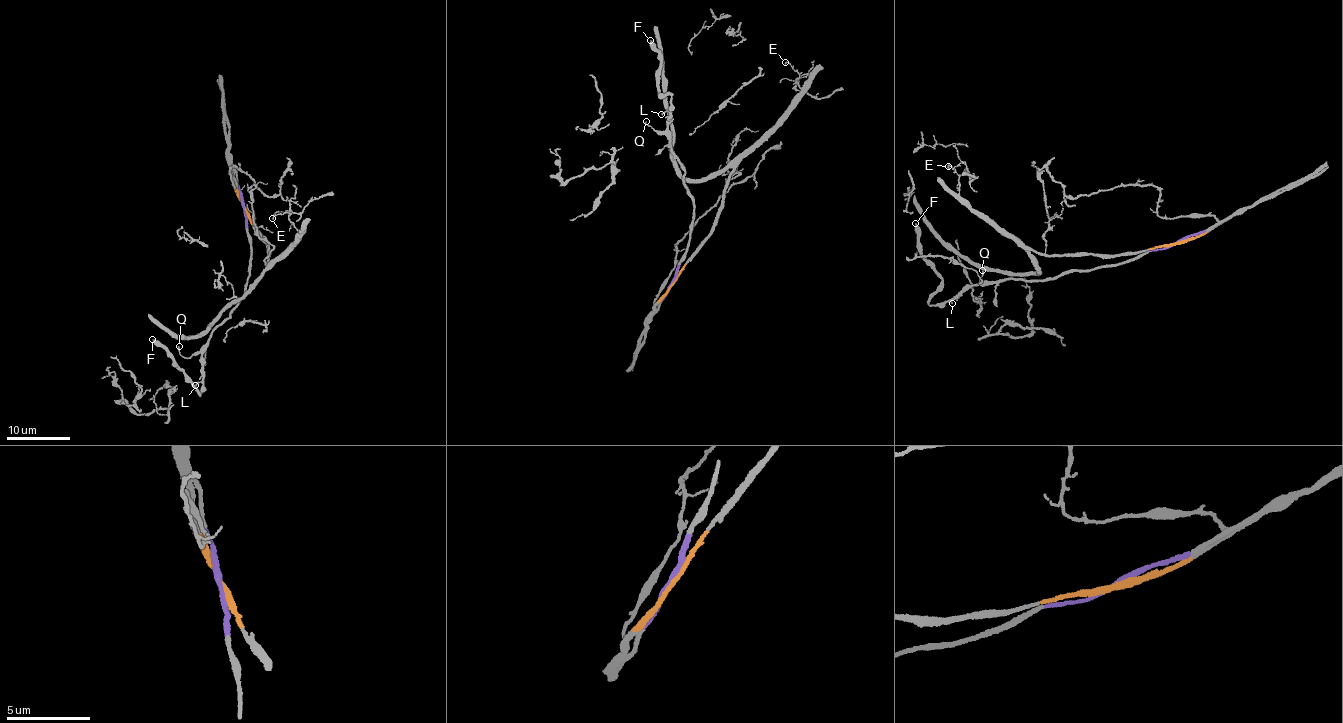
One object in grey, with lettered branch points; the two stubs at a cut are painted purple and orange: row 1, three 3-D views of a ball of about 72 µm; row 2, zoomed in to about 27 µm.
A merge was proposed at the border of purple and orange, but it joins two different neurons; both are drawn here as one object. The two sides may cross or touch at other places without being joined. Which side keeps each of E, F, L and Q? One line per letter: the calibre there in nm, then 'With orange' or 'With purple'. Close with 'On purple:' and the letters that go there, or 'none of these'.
E: Thickness 110 nm. With orange
F: Thickness 360 nm. With purple
L: Thickness 130 nm. With purple
Q: Thickness 140 nm. With purple
On purple: F, L, Q

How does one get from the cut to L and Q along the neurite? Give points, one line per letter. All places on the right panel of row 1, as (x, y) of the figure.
L: (1178, 242), (1118, 265), (1066, 270), (1039, 280), (980, 281), (966, 285), (948, 299), (953, 302)
Q: (1178, 242), (1118, 265), (1066, 270), (1039, 280), (984, 284), (979, 282), (982, 269)

